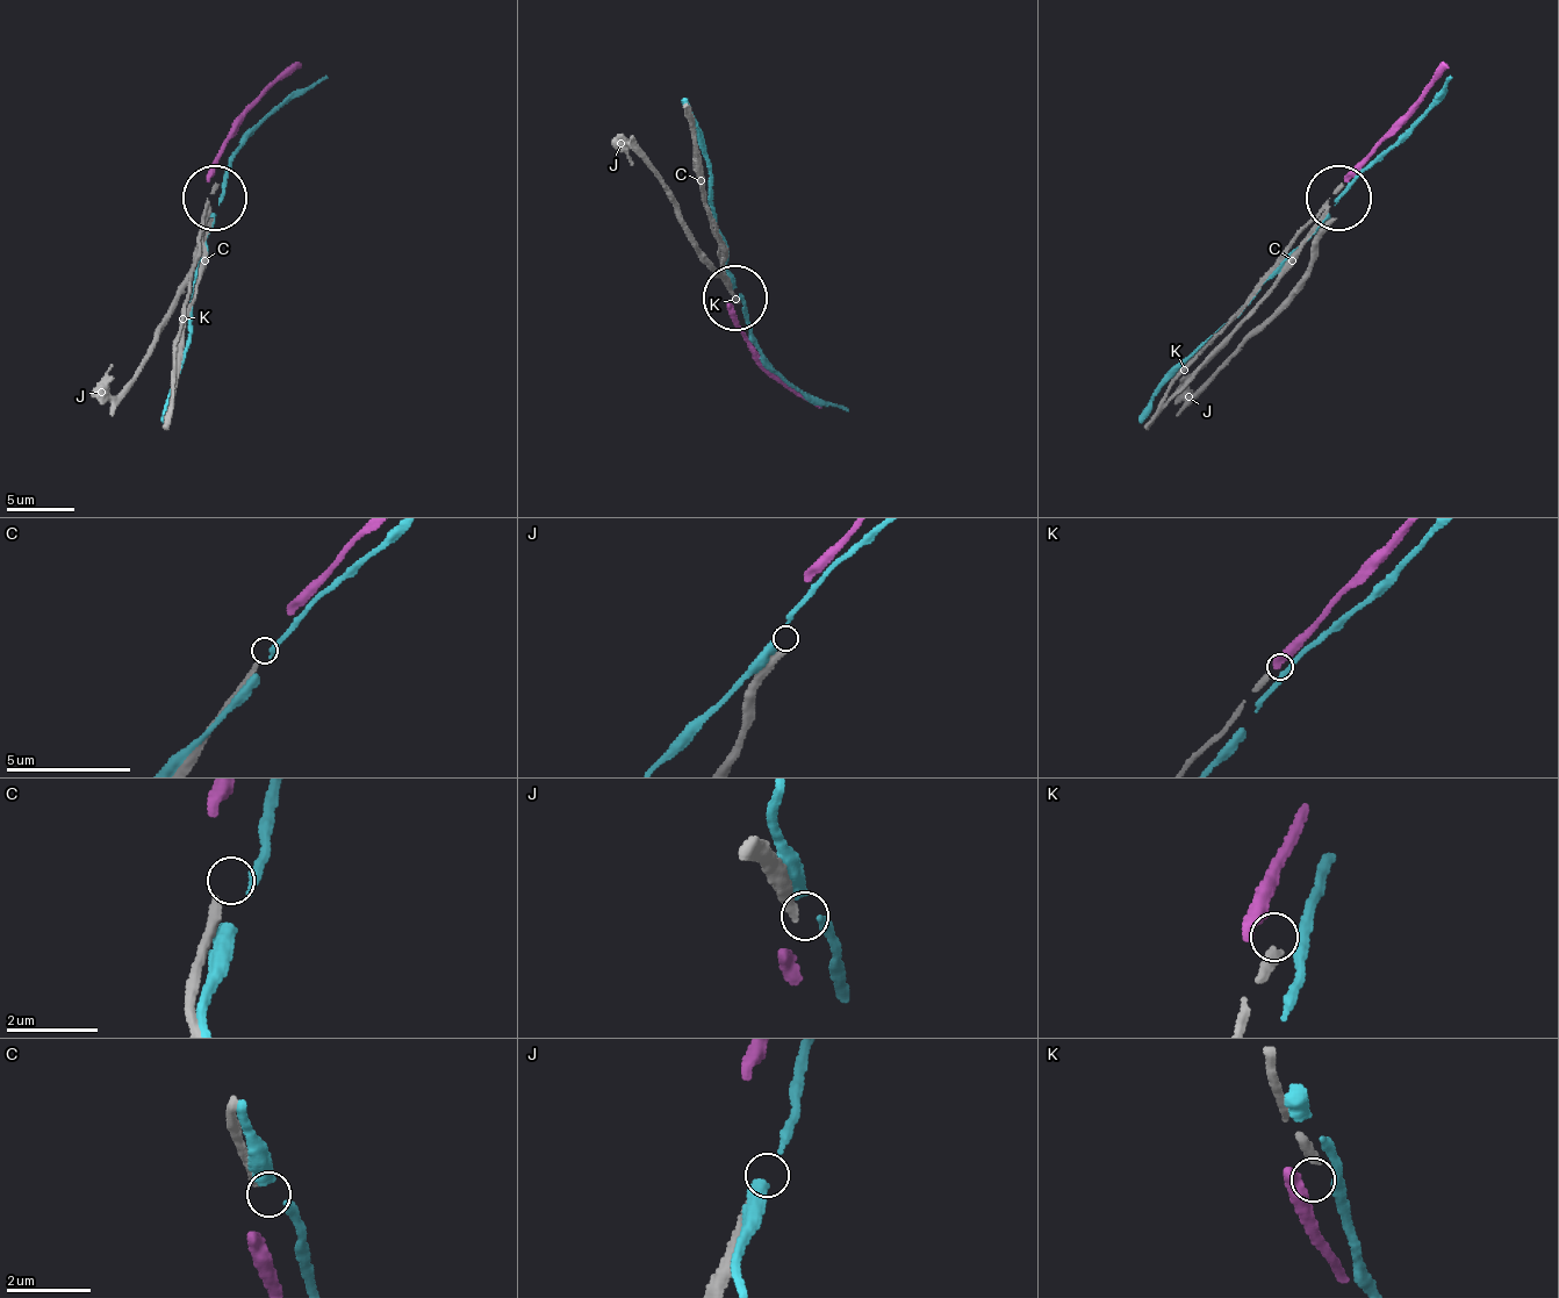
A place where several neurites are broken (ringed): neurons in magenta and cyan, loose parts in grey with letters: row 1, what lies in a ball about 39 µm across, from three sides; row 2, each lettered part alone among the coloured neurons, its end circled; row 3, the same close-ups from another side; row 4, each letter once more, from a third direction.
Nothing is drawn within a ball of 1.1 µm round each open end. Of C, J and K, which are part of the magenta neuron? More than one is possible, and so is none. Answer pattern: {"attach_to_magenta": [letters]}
{"attach_to_magenta": []}

